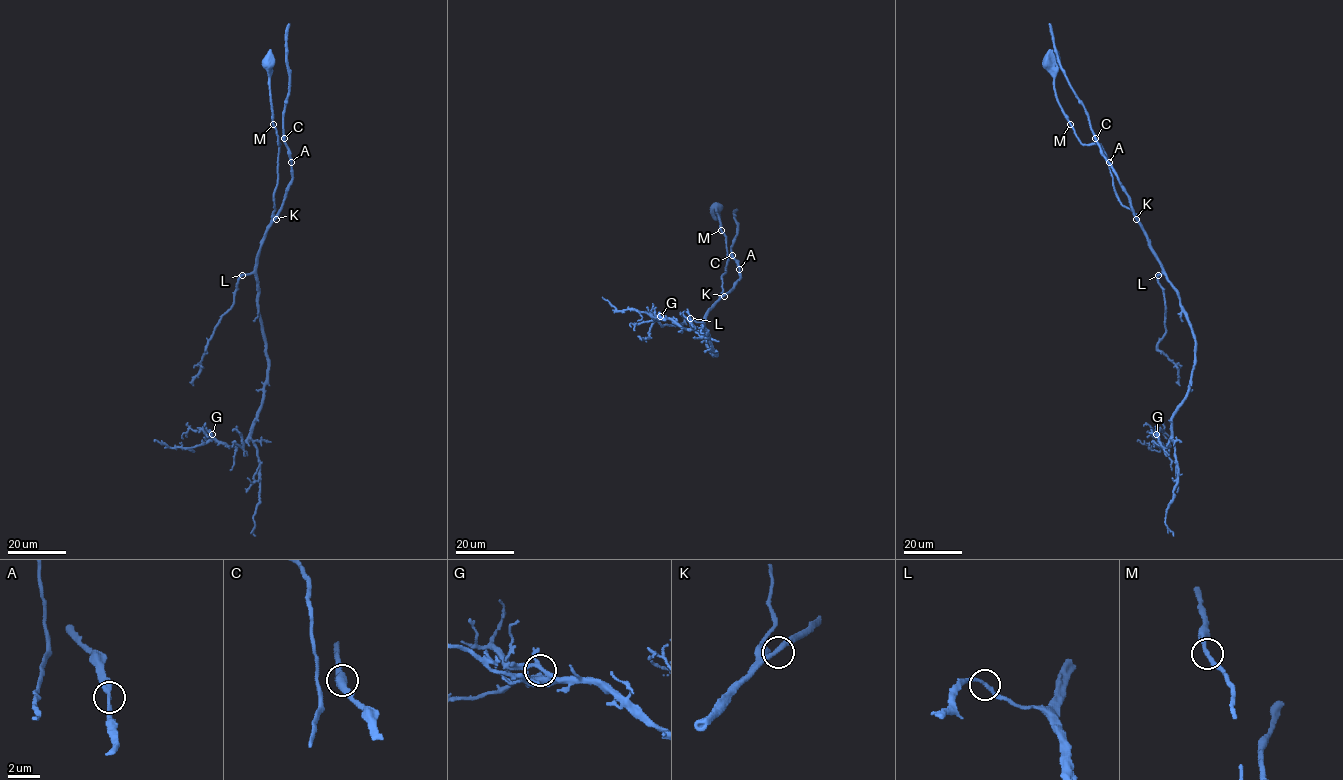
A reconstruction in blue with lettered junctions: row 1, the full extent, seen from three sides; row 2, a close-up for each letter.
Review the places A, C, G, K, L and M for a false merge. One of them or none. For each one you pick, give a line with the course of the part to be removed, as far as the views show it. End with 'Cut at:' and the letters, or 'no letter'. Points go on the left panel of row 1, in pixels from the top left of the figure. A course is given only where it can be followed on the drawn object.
Cut at: no letter

